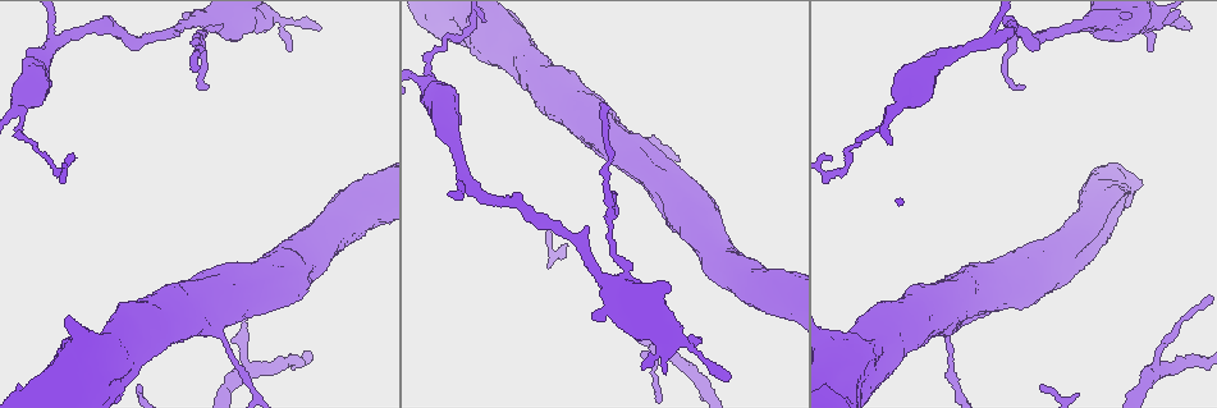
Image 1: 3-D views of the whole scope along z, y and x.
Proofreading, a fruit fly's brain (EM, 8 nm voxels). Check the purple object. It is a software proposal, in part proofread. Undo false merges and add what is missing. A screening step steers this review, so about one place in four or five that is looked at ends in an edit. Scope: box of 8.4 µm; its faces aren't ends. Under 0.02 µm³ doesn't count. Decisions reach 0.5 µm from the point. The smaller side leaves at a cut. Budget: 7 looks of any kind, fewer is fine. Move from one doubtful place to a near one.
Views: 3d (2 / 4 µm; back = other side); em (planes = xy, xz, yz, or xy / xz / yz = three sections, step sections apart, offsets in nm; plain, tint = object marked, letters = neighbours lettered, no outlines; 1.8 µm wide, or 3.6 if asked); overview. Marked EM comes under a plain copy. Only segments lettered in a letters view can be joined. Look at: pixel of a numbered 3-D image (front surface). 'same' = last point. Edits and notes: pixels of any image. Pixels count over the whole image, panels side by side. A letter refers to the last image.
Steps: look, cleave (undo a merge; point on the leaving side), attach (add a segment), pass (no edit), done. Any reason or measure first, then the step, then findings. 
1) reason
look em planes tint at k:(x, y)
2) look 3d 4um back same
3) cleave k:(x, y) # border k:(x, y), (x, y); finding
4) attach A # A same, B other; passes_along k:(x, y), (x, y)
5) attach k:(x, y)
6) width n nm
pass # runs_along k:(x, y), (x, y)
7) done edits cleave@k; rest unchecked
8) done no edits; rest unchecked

an open end
look 3d 4um at 1:(319, 30)

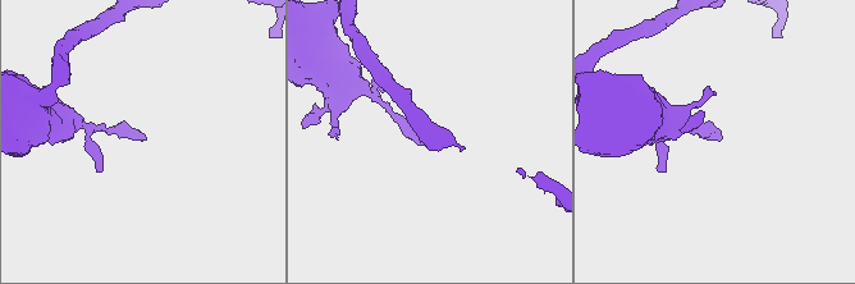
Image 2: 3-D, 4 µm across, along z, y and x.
need the tissue
look em xy step 16 tint at 2:(145, 140)

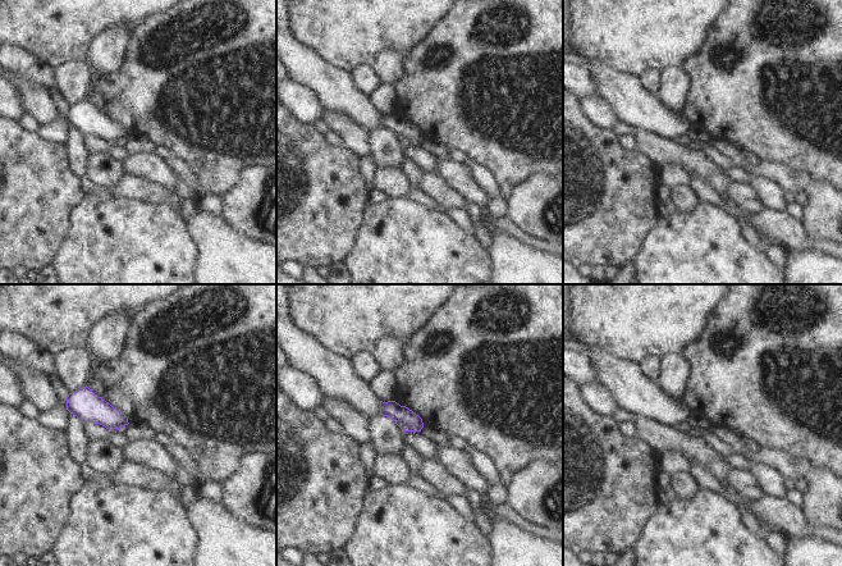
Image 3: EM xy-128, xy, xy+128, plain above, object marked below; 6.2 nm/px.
cut it another way
look em planes letters same

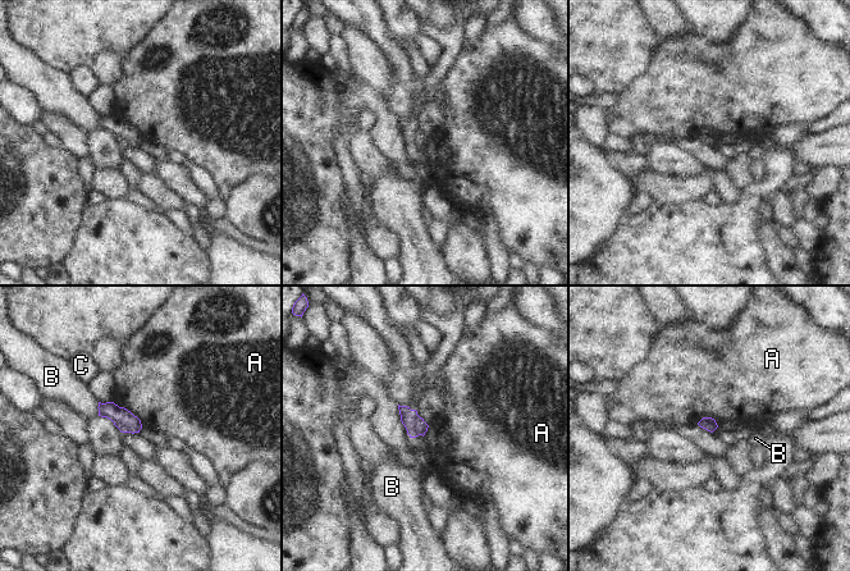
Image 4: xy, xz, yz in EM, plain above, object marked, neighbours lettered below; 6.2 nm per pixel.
width 90 nm
pass # A other, B other, C other; border 4:(113, 401), (129, 410), (142, 425); no lettered segment goes on from it

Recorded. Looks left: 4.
thin end
look em xy step 16 letters at 1:(832, 159)

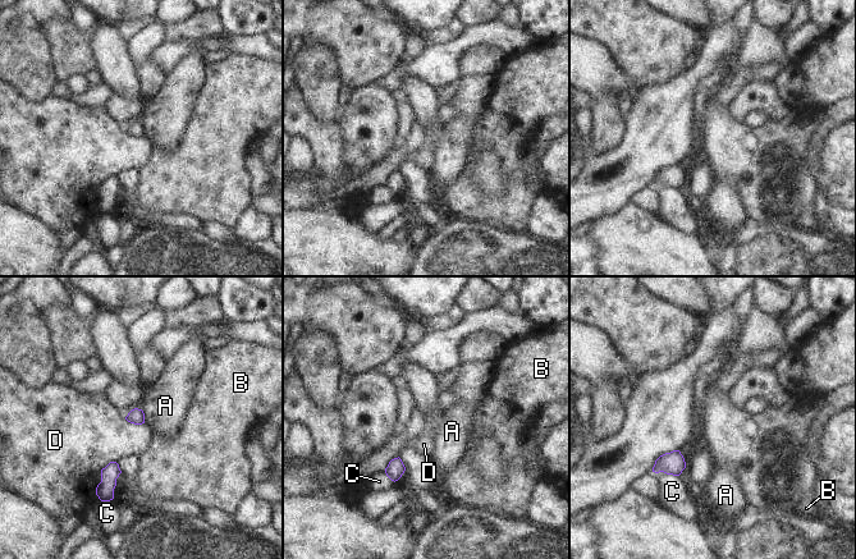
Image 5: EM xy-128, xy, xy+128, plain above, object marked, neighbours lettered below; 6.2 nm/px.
another direction
look em planes letters same

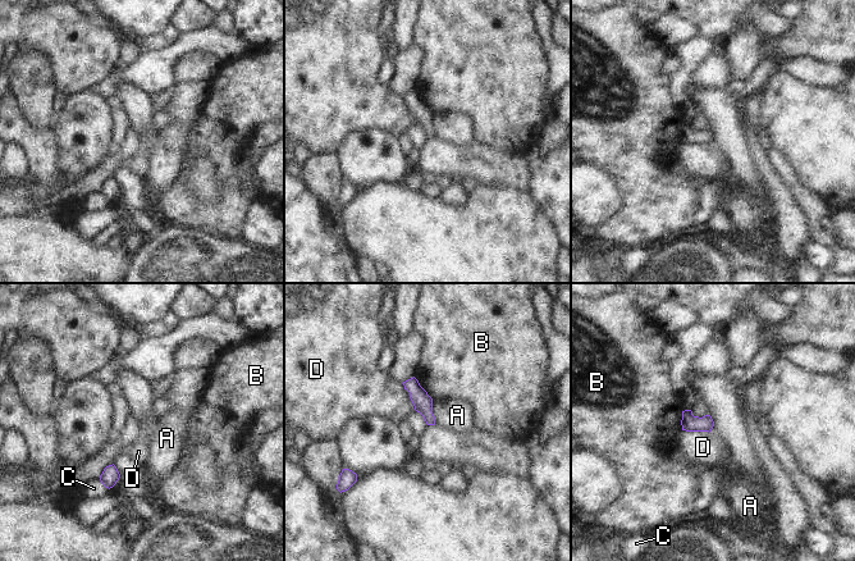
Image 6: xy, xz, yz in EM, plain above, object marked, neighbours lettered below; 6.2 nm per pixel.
pass # A other, B other, C other, D other; border 6:(431, 400), (431, 413), (435, 424); no lettered segment goes on from it

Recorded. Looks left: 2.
done no edits; rest unchecked

